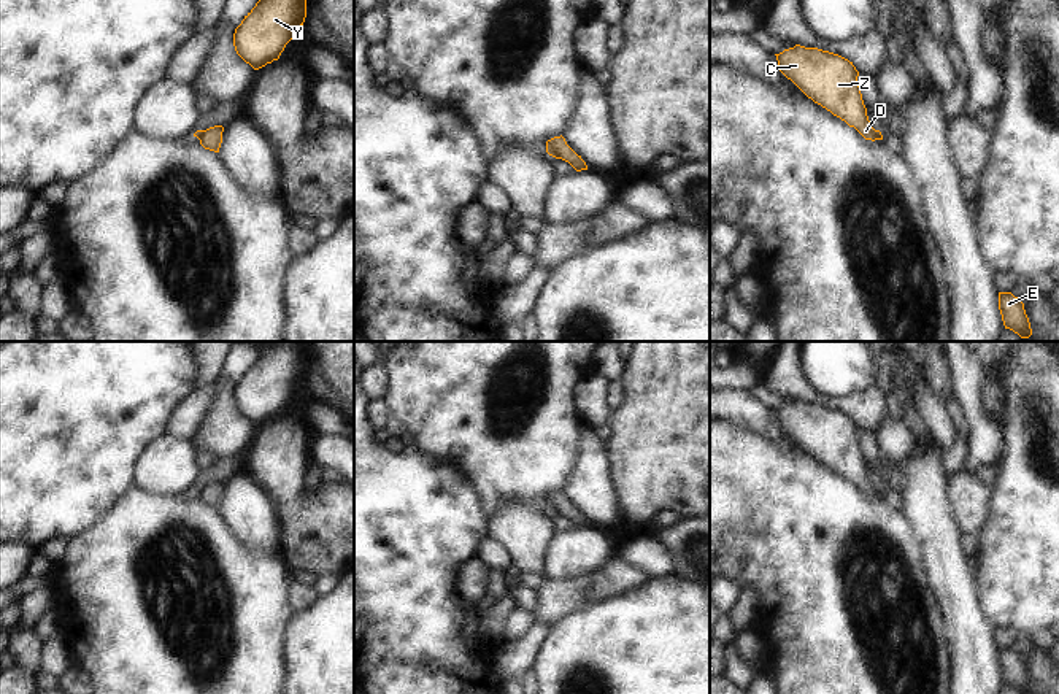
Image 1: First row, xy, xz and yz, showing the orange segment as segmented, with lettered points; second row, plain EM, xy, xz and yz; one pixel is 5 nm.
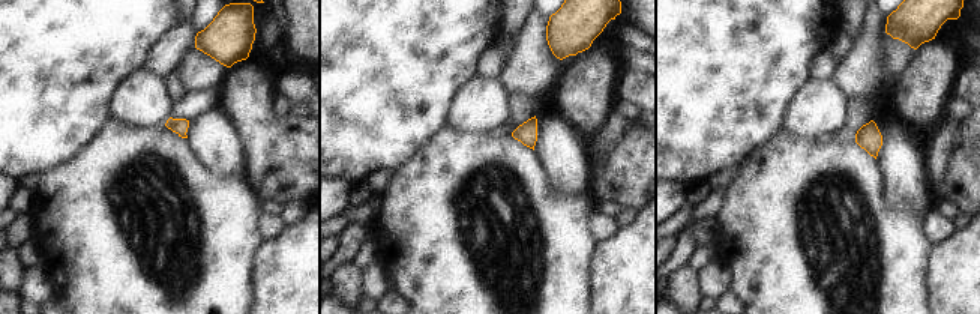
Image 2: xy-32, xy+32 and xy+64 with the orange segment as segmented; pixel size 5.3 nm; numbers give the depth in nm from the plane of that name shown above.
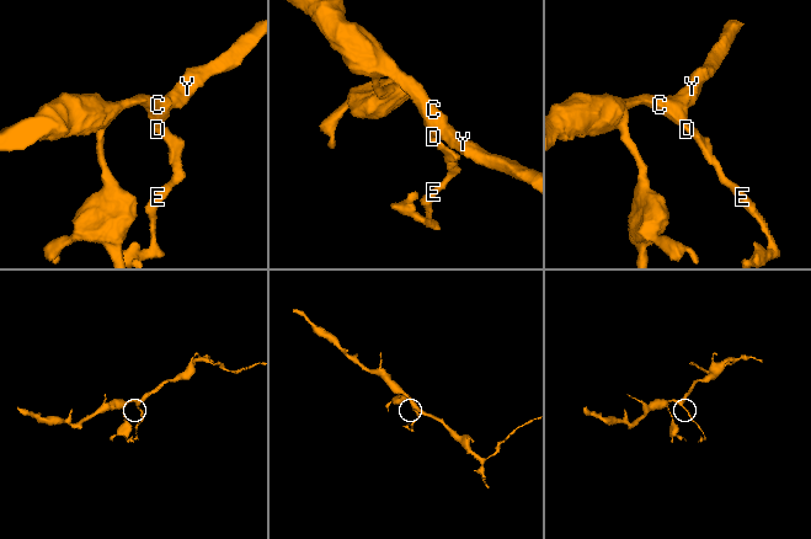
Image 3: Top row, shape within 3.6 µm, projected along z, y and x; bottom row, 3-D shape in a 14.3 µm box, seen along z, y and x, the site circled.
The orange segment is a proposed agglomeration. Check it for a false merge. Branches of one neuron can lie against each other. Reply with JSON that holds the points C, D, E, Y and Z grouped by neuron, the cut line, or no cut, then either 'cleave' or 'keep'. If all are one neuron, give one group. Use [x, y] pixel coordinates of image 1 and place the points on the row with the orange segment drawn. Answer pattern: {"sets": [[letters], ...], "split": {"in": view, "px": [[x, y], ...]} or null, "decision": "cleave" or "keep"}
{"sets": [["C", "D", "E", "Y", "Z"]], "split": null, "decision": "keep"}

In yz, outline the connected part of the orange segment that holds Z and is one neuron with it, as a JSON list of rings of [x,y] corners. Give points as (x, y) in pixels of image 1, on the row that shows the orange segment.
[[[795,44],[775,54],[776,68],[808,98],[854,127],[865,140],[883,140],[868,121],[859,87],[859,71],[848,59]]]

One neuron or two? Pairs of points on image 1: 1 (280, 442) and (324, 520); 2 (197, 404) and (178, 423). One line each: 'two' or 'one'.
1: one
2: one

